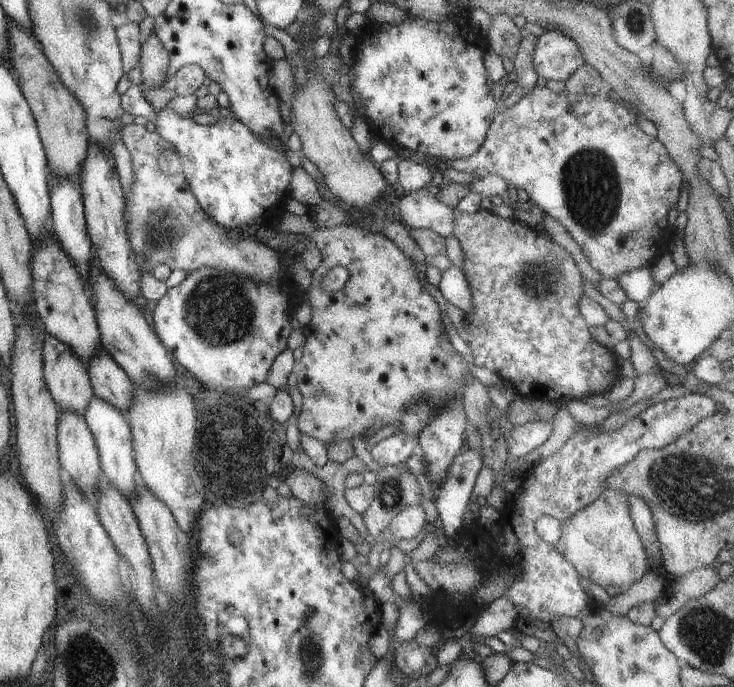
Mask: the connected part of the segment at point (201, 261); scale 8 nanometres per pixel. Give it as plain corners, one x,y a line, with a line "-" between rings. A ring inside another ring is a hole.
131,123
124,125
120,133
122,142
130,151
134,169
132,188
125,193
123,215
141,276
156,265
168,265
172,270
178,268
186,273
208,267
244,275
257,283
280,283
281,254
256,238
255,232
263,220
239,229
223,229
226,227
210,219
199,206
184,173
167,176
160,171
158,155
166,141
156,130
151,126

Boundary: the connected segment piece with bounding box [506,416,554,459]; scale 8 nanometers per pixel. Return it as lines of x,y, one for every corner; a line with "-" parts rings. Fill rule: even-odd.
554,416
547,421
530,421
515,426
512,435
507,440
510,459
523,458
528,452
544,444
552,432

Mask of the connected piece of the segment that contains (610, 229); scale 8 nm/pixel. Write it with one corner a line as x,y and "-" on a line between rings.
534,87
532,91
525,94
514,105
507,106
500,112
497,111
492,124
487,130
485,141
476,154
467,159
447,161
447,166
448,168
468,172
472,176
477,176
479,180
489,174
493,174
503,178
509,185
515,186
517,190
519,188
525,190
544,214
555,218
572,235
572,238
582,246
584,256
586,256
592,268
595,268
602,277
616,278
617,280
625,272
630,272
652,263
656,258
660,258
670,247
673,229
668,224
668,211
674,204
677,204
680,188
682,188
682,182
684,182
685,178
664,144
657,137
648,135
640,129
638,120
640,121
641,116
630,111
624,103
609,99
607,95
605,96
607,88
600,93
596,95
575,95
565,91
554,93
547,87

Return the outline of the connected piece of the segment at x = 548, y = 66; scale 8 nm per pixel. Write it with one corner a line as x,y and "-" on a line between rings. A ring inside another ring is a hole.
554,29
537,37
533,63
540,78
566,80
585,63
585,58
571,36

